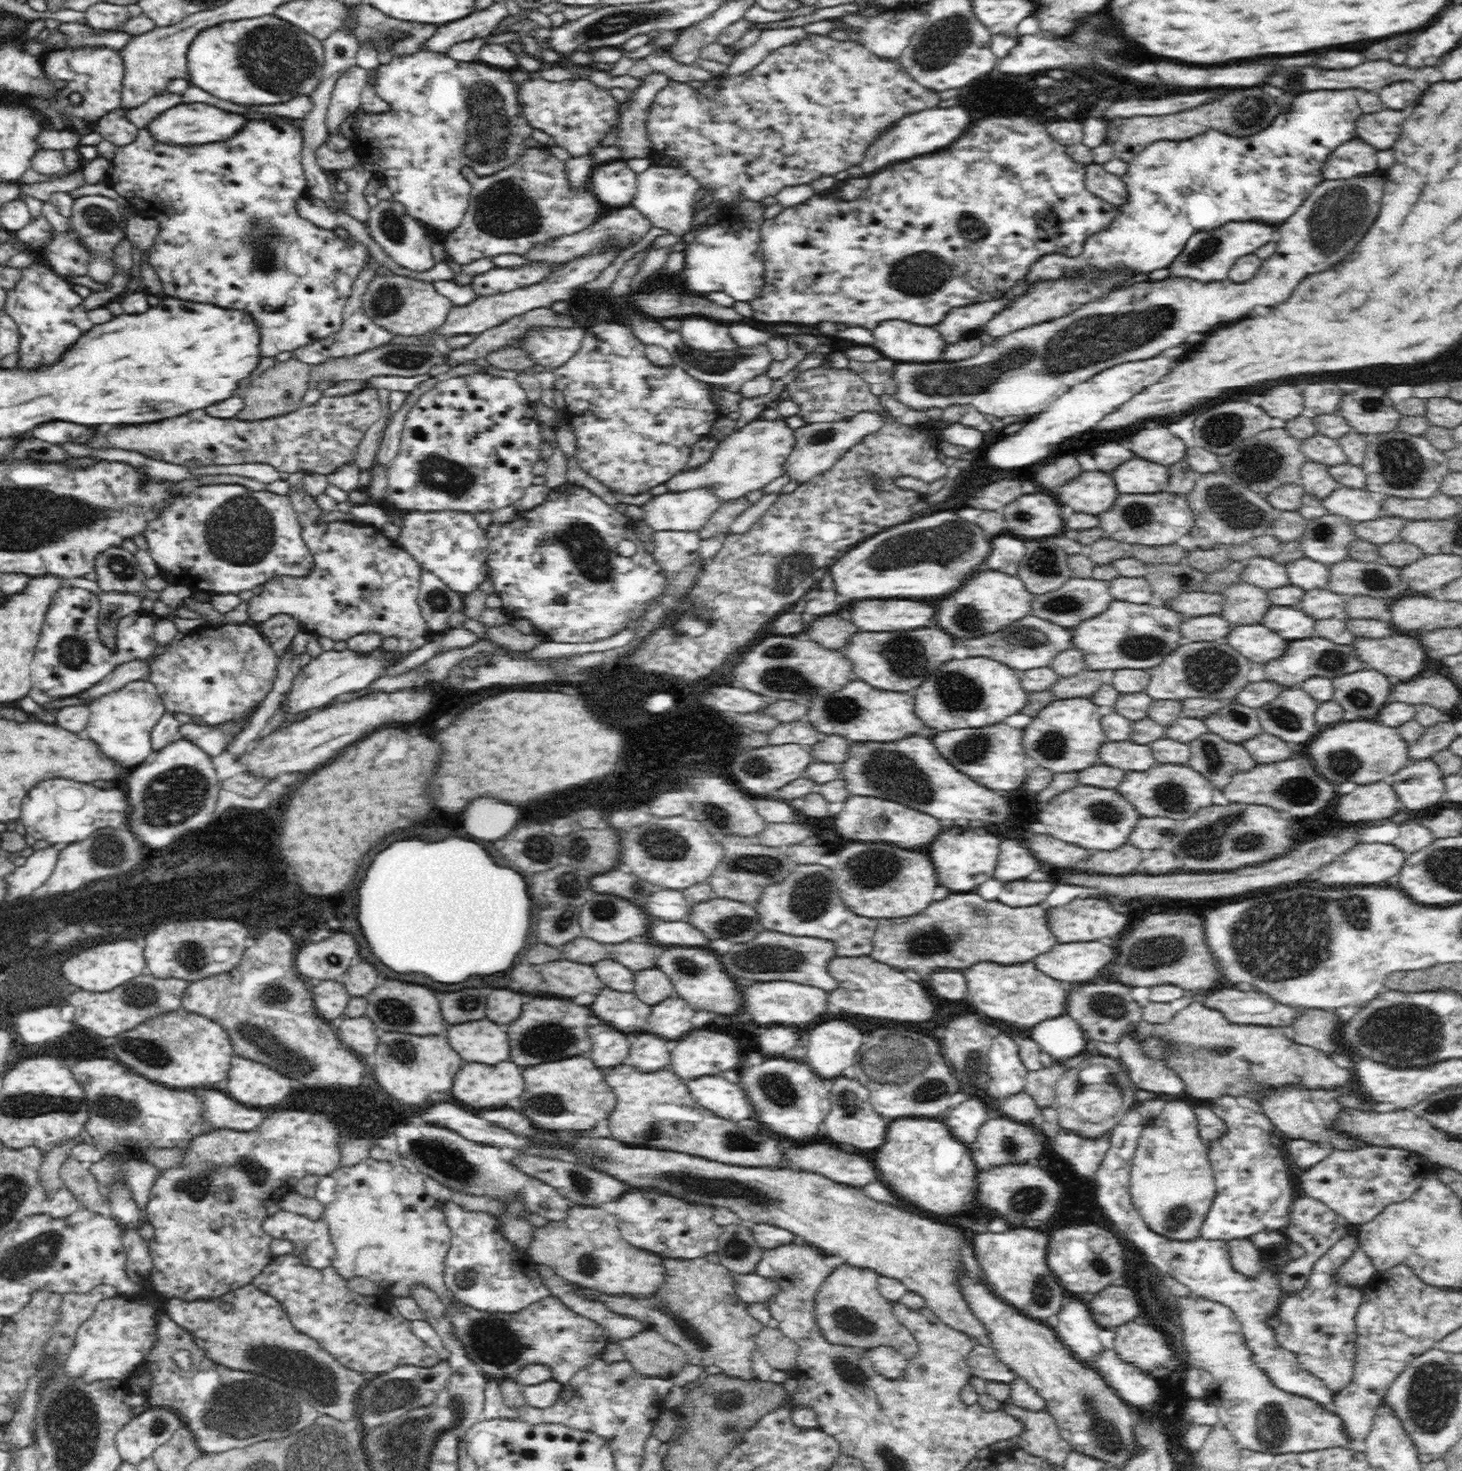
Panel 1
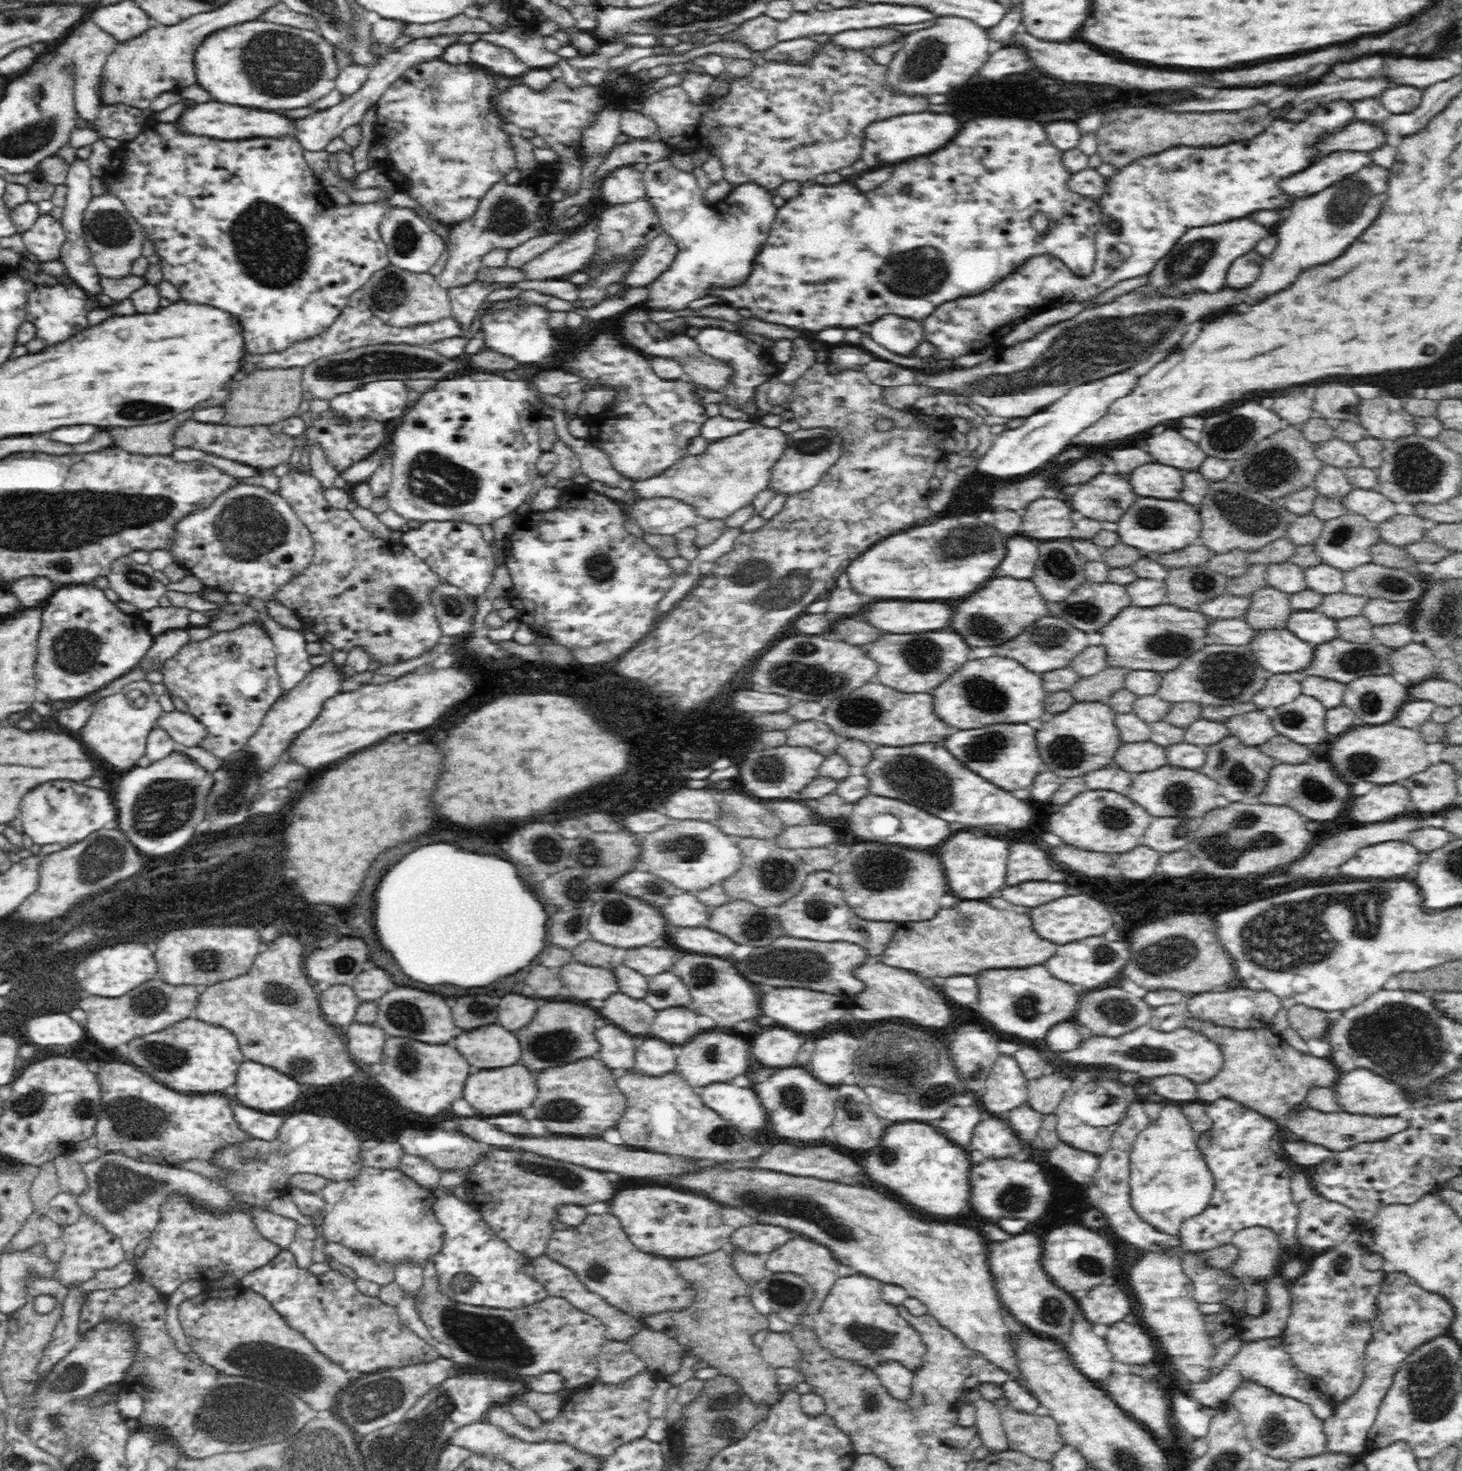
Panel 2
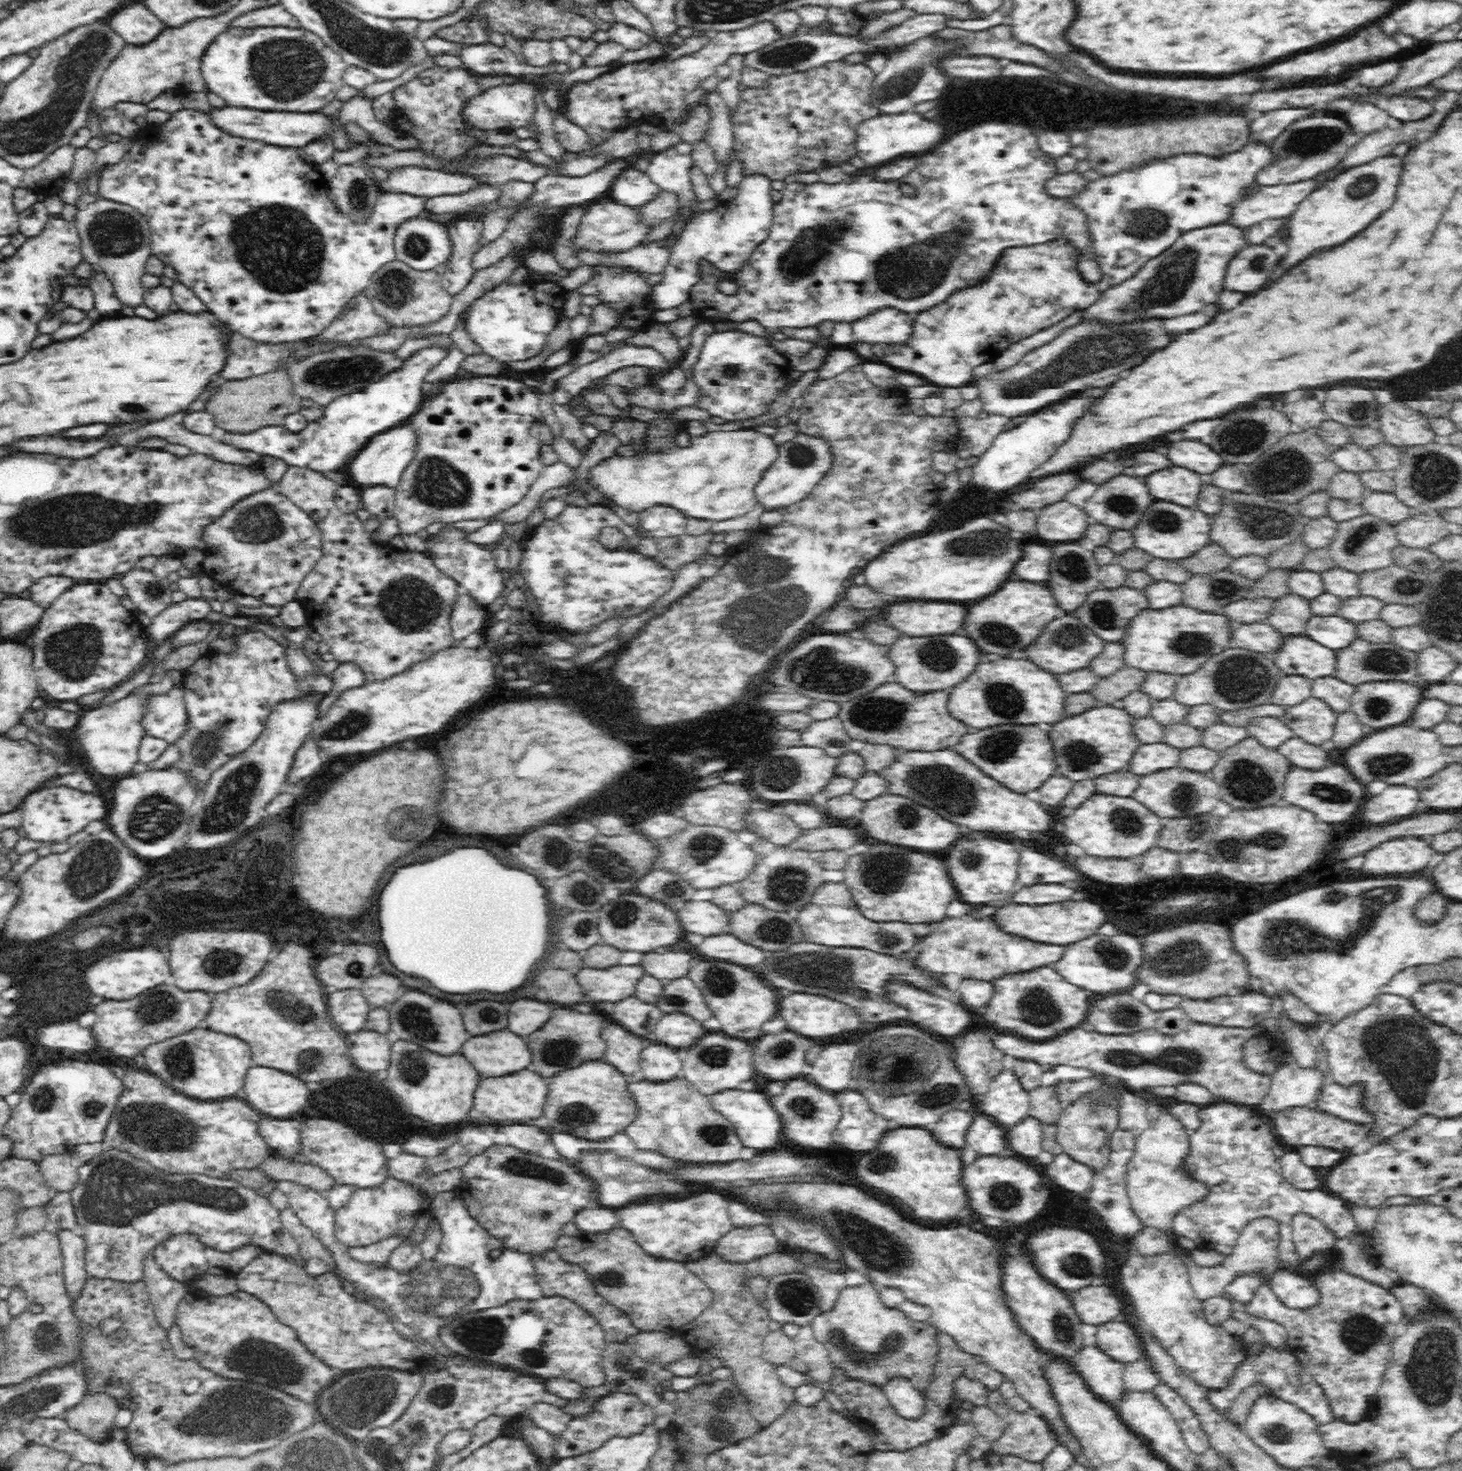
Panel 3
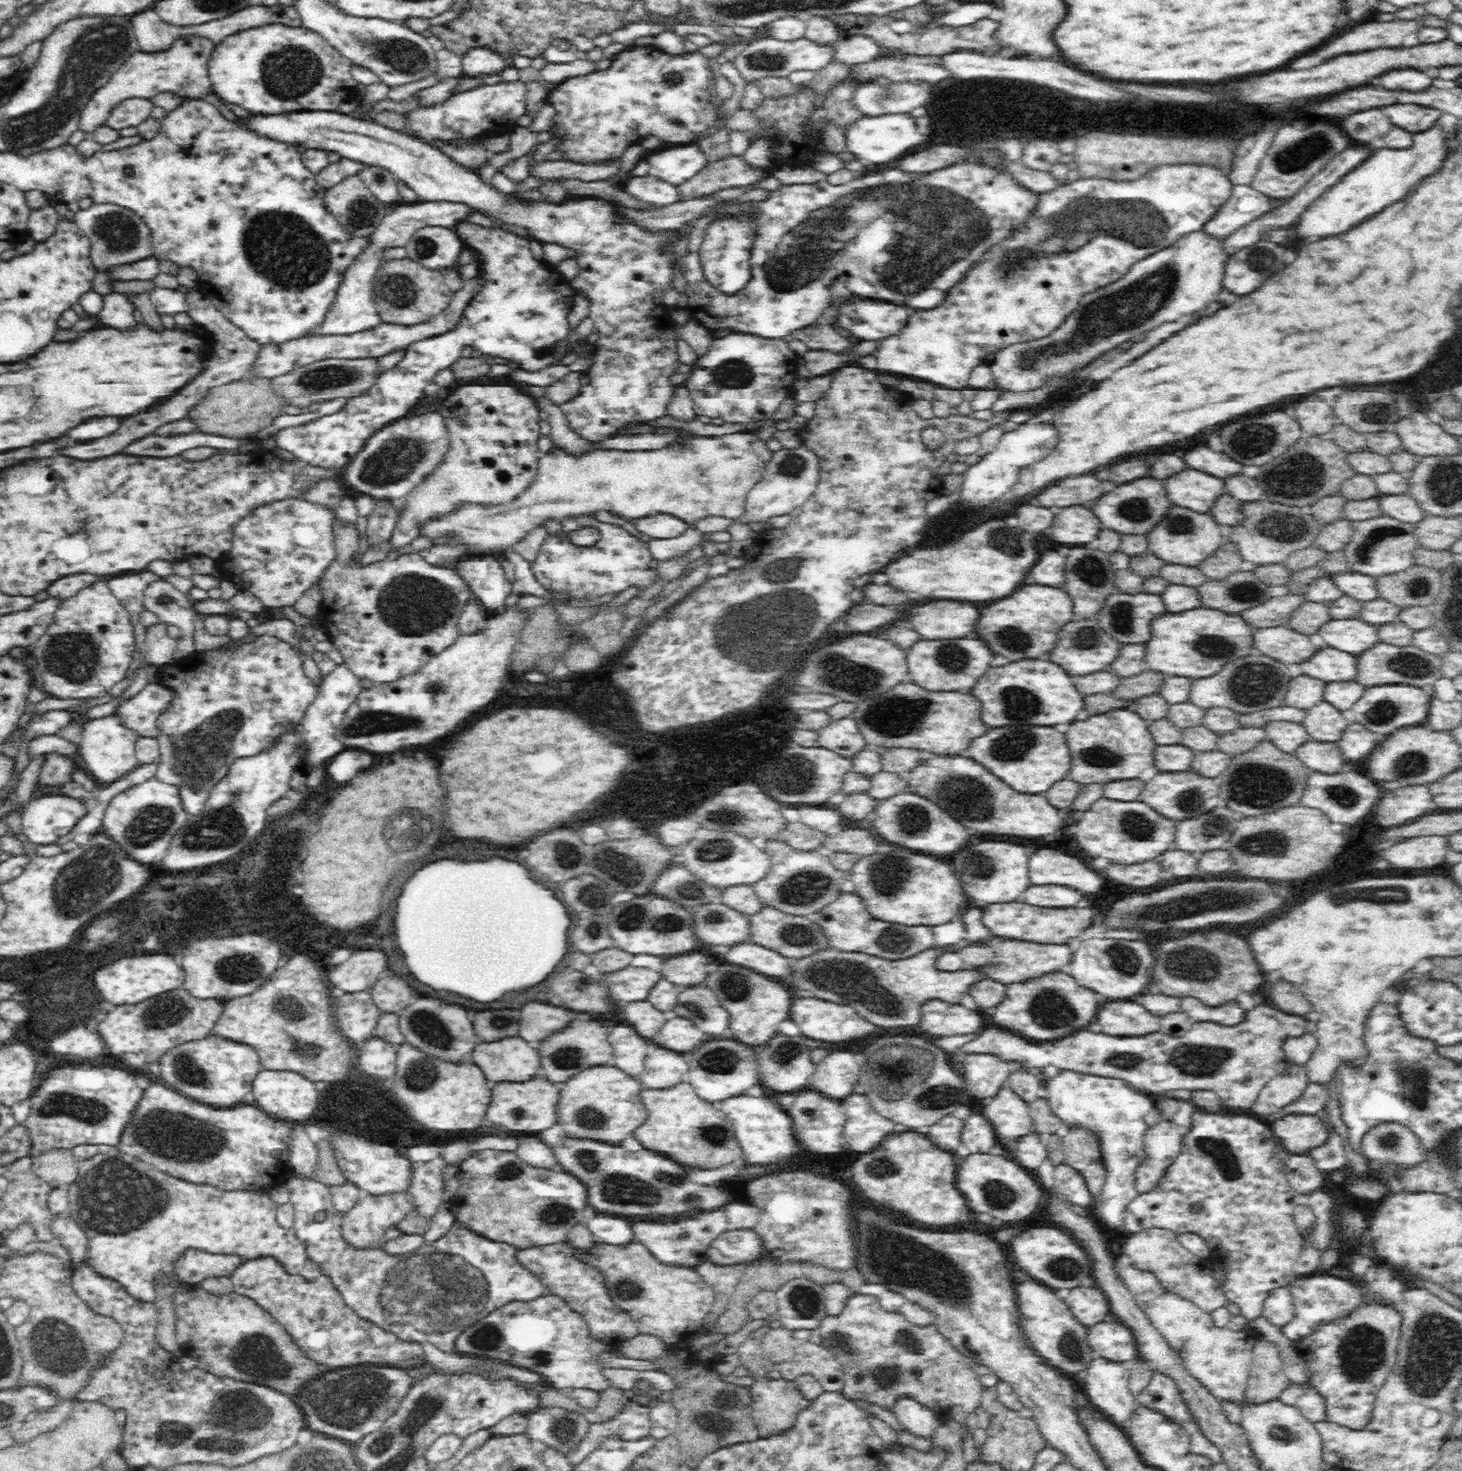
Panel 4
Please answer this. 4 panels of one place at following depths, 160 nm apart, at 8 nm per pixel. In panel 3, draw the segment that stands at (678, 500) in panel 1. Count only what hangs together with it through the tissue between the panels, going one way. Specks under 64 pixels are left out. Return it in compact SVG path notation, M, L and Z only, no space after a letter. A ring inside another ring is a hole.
M653 506L652 509L638 514L638 528L644 530L644 535L656 539L656 538L666 538L674 537L687 534L687 516L680 513L679 510L668 508L668 506Z

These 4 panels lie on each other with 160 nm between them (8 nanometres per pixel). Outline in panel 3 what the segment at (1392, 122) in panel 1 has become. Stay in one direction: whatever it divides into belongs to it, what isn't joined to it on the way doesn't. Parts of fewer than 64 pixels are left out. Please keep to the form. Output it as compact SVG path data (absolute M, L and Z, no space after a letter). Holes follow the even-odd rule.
M1326 114L1296 120L1269 144L1271 161L1256 173L1255 184L1278 186L1309 181L1310 178L1333 169L1359 140L1359 136L1340 115Z

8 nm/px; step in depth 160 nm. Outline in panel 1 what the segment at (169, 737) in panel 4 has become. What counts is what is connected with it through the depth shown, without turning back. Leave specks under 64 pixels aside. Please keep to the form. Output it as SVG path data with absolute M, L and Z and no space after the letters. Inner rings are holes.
M239 624L201 626L188 632L178 642L172 643L150 666L149 680L154 683L165 709L200 716L208 726L241 725L251 720L250 714L262 704L272 690L277 677L278 656L272 644L256 628Z

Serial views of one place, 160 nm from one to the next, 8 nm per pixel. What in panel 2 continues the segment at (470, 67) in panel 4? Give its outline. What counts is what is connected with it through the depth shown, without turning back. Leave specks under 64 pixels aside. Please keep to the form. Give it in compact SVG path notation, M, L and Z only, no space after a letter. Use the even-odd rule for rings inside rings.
M476 40L470 44L470 64L489 72L506 77L523 76L530 67L518 58L508 48L496 46L486 40Z

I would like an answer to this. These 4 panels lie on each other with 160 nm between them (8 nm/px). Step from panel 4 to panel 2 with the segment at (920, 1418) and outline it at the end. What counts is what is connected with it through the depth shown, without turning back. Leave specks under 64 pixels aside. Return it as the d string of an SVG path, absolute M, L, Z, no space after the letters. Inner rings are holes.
M882 1362L874 1371L892 1398L903 1403L912 1398L914 1373L899 1362Z

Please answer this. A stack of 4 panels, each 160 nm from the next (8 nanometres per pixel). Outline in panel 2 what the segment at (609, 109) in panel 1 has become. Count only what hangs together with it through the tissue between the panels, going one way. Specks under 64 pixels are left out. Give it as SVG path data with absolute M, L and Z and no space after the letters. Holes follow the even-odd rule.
M553 81L547 88L536 91L527 85L510 85L504 92L495 92L490 99L491 112L510 129L527 129L541 136L548 146L562 158L558 172L554 173L553 188L564 190L567 196L578 196L581 177L581 136L579 131L596 122L598 104L601 102L600 86L584 86L570 90L563 82Z

